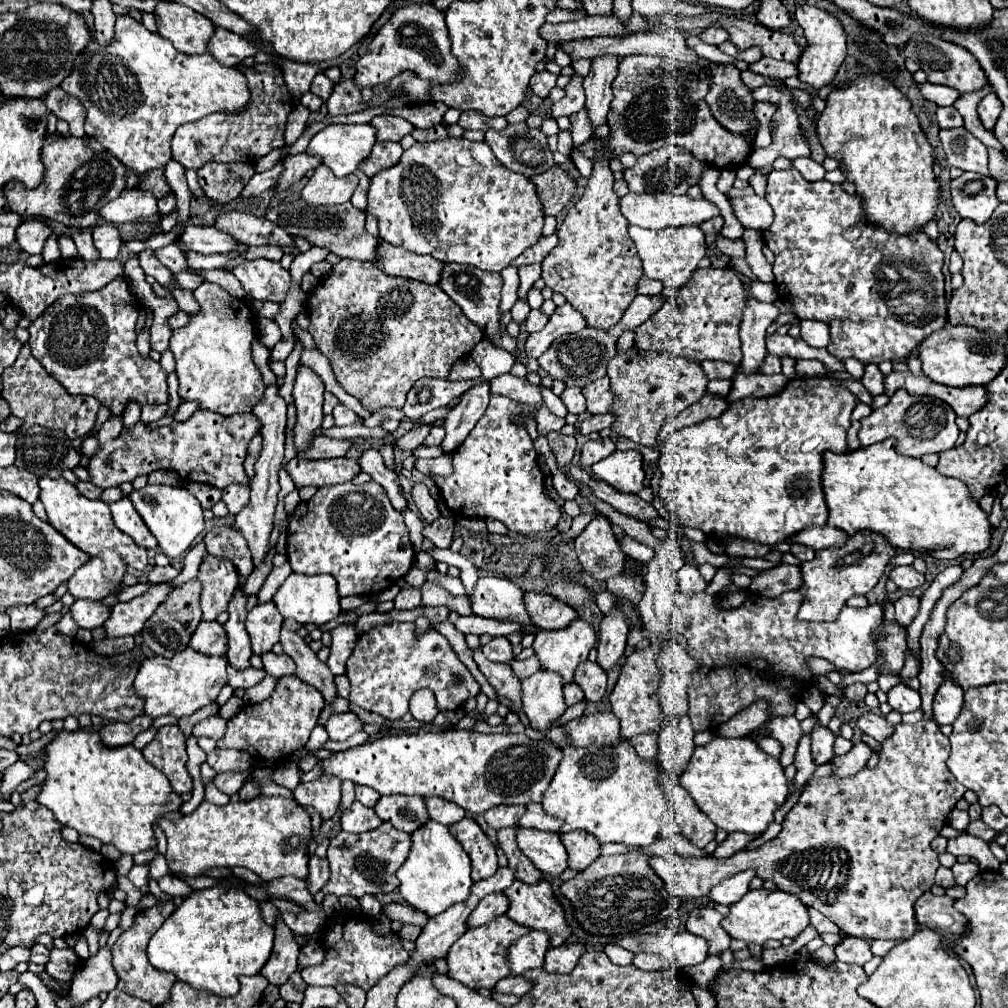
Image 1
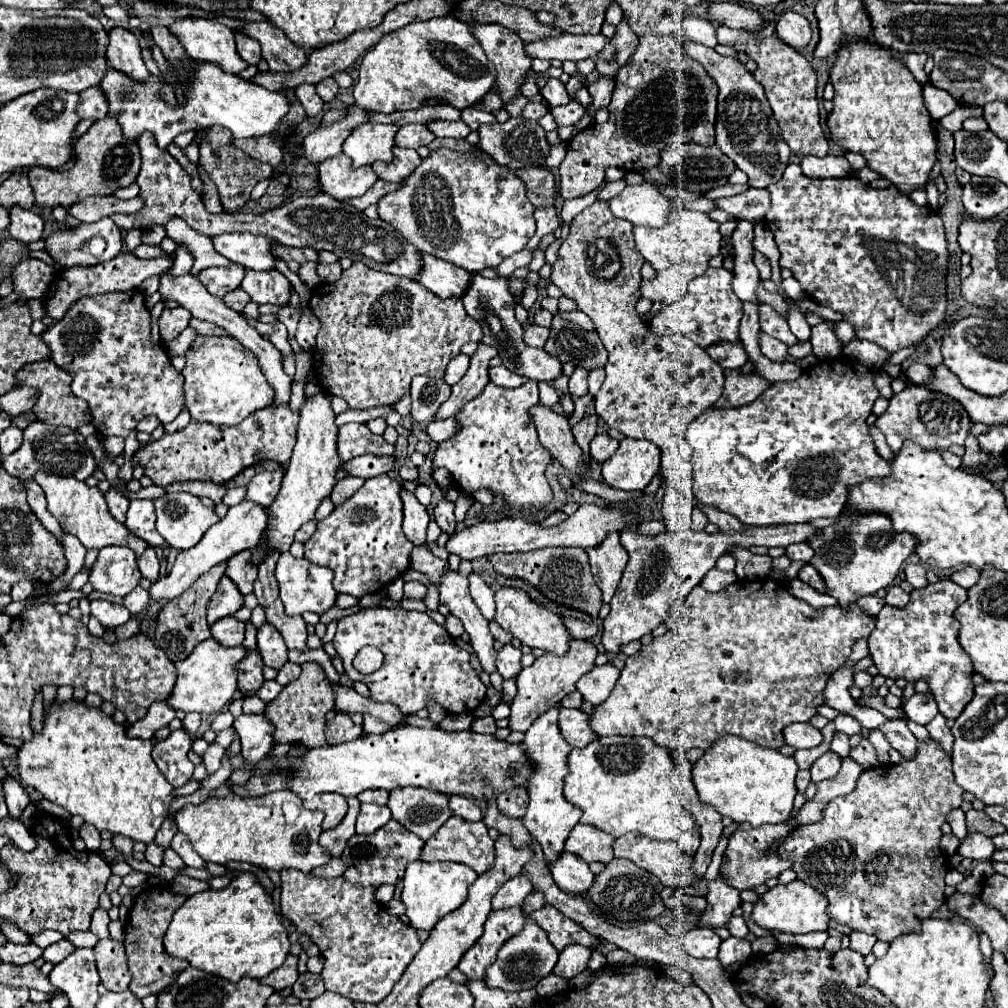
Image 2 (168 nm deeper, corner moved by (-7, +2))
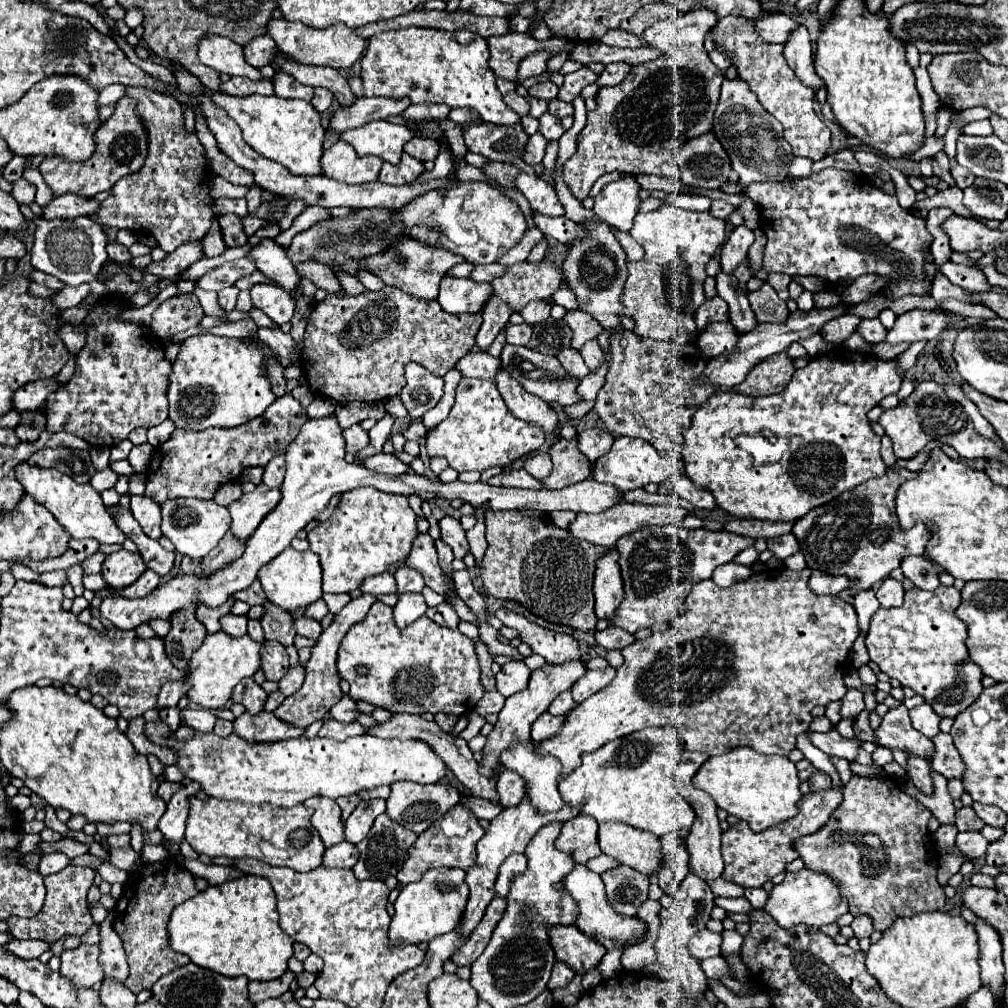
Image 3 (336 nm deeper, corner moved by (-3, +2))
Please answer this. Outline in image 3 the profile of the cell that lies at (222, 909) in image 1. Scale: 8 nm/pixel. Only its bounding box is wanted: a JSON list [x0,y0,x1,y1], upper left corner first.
[168,876,294,980]

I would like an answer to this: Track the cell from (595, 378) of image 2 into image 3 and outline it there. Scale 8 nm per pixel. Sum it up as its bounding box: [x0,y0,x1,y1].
[580,340,604,370]

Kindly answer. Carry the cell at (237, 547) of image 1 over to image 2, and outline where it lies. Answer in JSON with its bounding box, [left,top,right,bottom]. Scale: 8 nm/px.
[226,550,256,594]

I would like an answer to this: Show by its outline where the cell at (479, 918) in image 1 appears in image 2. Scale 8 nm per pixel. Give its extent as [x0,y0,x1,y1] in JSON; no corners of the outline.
[492,876,532,910]

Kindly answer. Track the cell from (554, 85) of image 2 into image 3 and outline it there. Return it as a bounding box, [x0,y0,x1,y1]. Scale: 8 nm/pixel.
[548,98,574,118]

